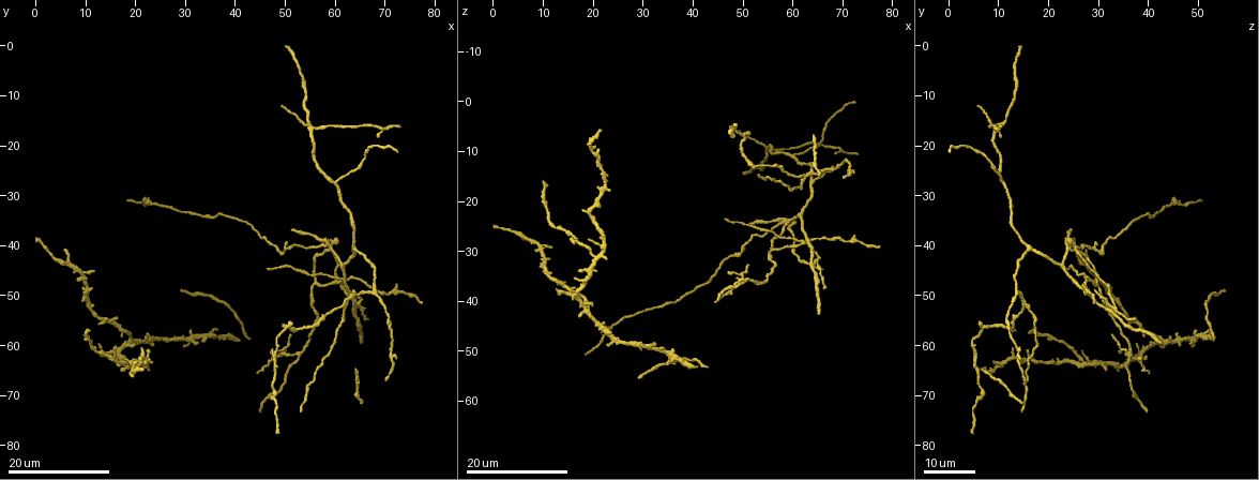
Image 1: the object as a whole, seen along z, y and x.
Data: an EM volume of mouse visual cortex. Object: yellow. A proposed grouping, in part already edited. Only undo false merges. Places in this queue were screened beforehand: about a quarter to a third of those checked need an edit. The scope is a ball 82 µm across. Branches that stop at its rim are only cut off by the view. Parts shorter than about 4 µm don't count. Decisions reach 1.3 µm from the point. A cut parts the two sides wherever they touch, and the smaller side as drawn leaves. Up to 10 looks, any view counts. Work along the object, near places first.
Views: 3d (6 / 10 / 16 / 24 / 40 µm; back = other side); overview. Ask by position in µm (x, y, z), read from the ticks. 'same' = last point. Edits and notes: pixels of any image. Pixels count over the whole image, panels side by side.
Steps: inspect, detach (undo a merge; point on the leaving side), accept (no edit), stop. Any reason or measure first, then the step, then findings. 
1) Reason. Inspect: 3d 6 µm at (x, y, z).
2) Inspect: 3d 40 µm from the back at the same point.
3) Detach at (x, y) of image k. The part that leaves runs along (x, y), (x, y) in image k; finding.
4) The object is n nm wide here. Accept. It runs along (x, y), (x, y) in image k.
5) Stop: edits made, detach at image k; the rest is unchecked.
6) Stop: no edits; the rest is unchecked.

Three-way junction. Inspect: 3d 24 µm at (64.0, 40.5, 16.0).

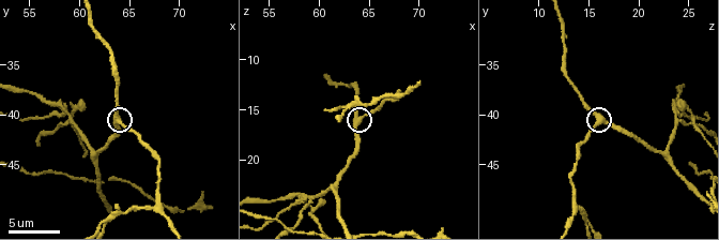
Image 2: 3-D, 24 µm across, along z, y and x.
Inspect: 3d 10 µm at (64.0, 40.6, 16.0).

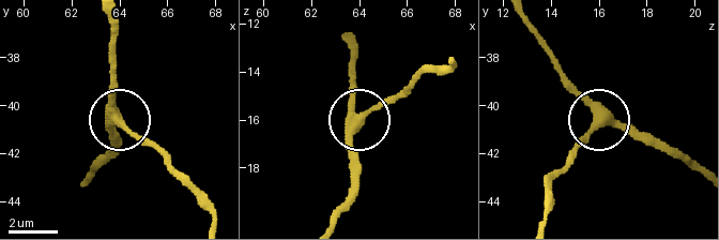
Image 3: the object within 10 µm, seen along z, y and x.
3 arms meet here. Accept. It runs along (82, 180), (113, 150), (113, 72) in image 3; one cell here.

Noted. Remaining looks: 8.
Three-way junction. Inspect: 3d 16 µm at (60.0, 27.0, 11.0).

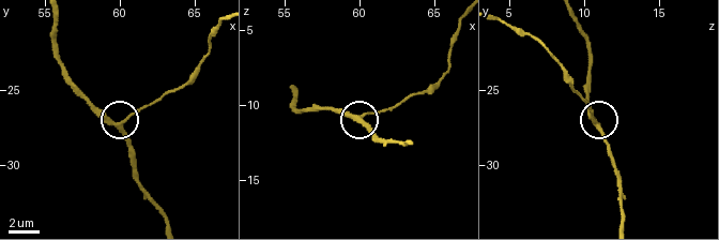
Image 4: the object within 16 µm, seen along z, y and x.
Closer look. Inspect: 3d 6 µm at (60.0, 27.4, 11.0).

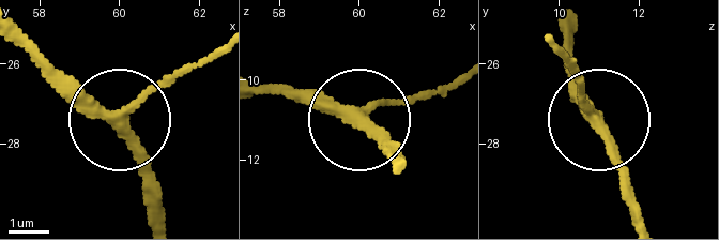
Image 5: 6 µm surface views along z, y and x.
The object is 260 nm wide here. Accept. It runs along (399, 164), (365, 130), (365, 117), (444, 89) in image 5; continuous, no second cell.

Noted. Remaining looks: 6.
Branch point. Inspect: 3d 16 µm at (67.2, 49.2, 13.6).

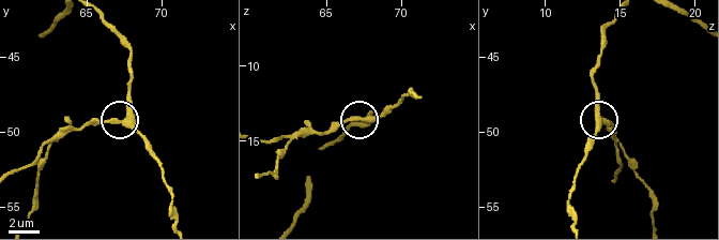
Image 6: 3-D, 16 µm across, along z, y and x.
Inspect: 3d 6 µm at (67.4, 49.4, 13.4).

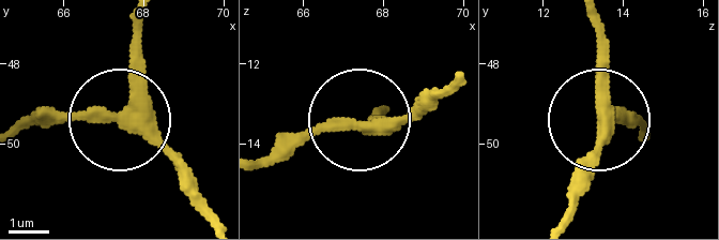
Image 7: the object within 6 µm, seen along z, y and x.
The object is 330 nm wide here. Accept. It runs along (595, 23), (606, 135), (578, 193) in image 7; all the same cell.

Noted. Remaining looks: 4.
Inspect: 3d 24 µm at (55.5, 57.0, 34.5).

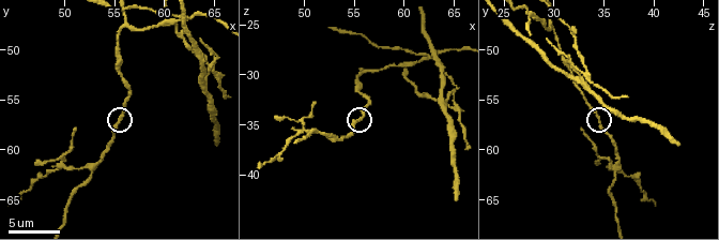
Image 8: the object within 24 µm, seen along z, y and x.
Inspect: 3d 10 µm at (55.8, 56.6, 34.4).

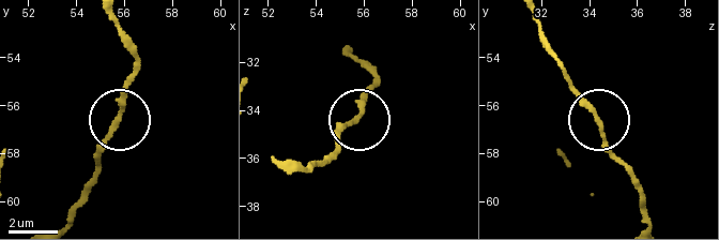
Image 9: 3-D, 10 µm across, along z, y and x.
Accept. It runs along (116, 122), (136, 62) in image 9; all the same cell.

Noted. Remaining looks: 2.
A fork. Inspect: 3d 10 µm at (49.8, 61.0, 35.4).

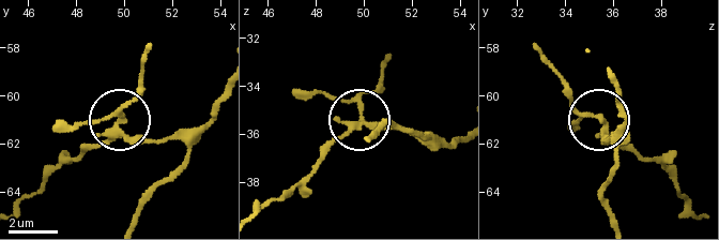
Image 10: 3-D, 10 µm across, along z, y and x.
3 arms meet here. Accept. All the same cell.

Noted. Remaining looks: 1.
Stop: no edits; the rest is unchecked.

